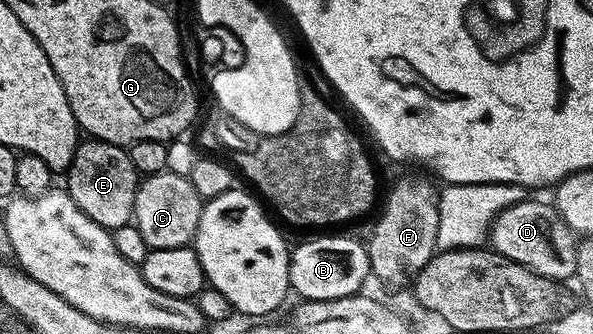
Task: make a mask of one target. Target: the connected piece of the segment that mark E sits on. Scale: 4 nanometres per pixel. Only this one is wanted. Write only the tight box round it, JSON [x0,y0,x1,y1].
[65,138,139,231]

